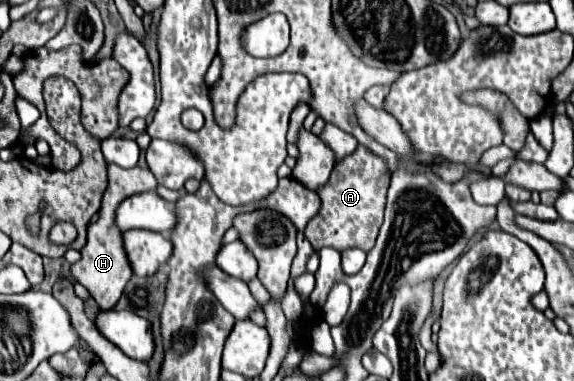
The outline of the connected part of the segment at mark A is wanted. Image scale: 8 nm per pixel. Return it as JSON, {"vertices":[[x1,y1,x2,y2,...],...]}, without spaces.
{"vertices":[[357,145,351,155,343,157,335,165,329,181,317,187,317,195,321,197,321,209,305,227,305,237,309,239,313,249,363,249,365,253,373,249,379,227,383,223,389,181,391,173,387,161,379,159,375,153,369,153,365,145]]}

